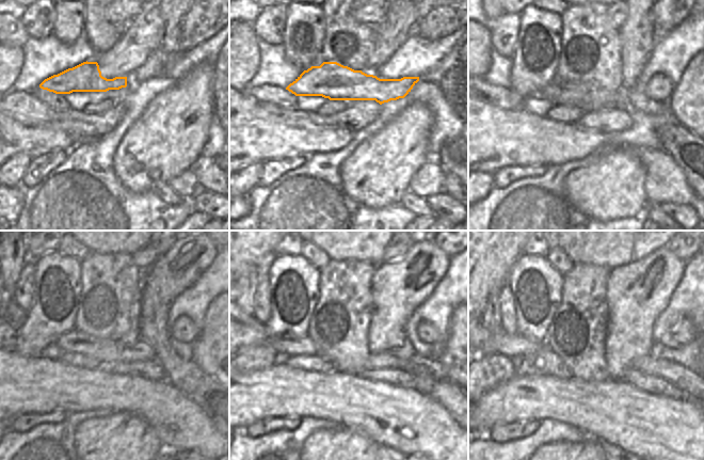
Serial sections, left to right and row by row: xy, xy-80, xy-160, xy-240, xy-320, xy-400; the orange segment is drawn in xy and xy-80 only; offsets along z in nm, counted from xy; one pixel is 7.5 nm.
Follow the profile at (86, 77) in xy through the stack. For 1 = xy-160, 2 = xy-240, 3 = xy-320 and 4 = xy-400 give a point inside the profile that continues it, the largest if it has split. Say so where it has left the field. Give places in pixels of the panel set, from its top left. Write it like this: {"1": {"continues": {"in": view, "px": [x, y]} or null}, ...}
{"1": {"continues": {"in": "xy-160", "px": [558, 90]}}, "2": {"continues": {"in": "xy-240", "px": [184, 330]}}, "3": {"continues": {"in": "xy-320", "px": [426, 332]}}, "4": {"continues": {"in": "xy-400", "px": [683, 332]}}}

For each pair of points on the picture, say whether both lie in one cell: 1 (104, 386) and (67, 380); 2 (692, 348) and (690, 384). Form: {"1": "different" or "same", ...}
{"1": "same", "2": "different"}

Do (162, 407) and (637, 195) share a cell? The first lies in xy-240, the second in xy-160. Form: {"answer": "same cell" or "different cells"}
{"answer": "different cells"}

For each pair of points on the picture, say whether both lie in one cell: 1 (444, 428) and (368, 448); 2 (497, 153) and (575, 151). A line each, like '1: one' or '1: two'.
1: two
2: one

